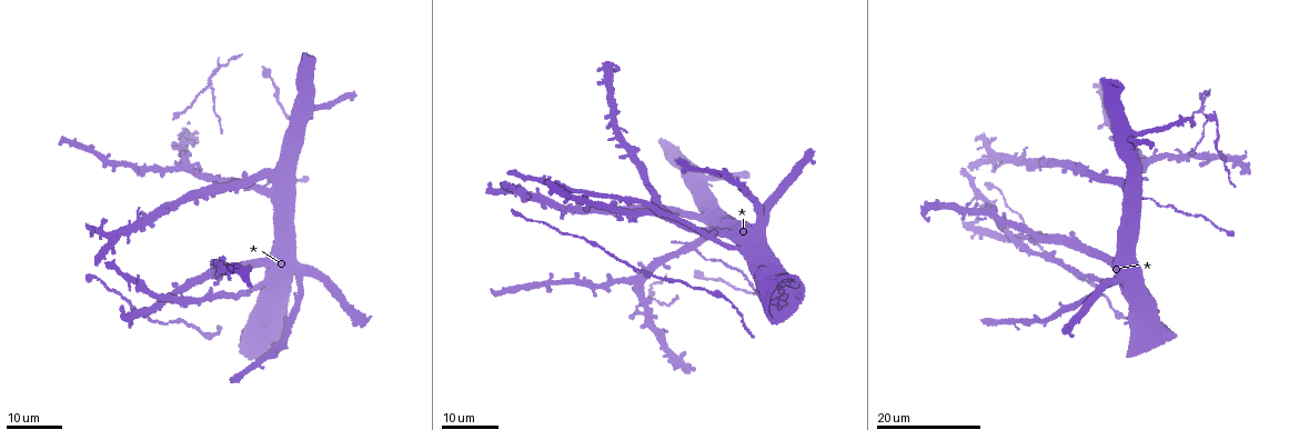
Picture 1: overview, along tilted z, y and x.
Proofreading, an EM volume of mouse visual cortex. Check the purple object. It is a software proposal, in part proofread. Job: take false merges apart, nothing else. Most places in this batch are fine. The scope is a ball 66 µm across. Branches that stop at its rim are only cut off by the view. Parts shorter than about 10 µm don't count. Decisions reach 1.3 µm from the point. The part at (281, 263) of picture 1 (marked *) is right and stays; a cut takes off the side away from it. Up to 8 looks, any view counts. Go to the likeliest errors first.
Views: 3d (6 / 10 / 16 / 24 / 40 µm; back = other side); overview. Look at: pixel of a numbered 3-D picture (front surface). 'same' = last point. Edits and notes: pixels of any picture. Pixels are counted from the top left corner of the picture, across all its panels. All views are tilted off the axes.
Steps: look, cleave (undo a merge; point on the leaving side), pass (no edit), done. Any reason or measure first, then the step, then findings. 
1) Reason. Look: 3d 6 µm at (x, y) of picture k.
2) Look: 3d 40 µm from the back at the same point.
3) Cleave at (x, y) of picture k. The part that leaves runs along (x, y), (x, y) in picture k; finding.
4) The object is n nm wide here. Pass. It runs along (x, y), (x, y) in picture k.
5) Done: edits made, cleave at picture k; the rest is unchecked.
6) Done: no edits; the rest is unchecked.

Look: 3d 24 µm at (694, 251) of picture 1.

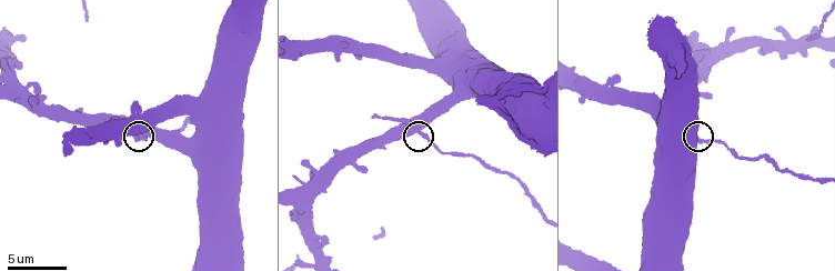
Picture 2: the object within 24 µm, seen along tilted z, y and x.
Look: 3d 10 µm at (419, 133) of picture 2.

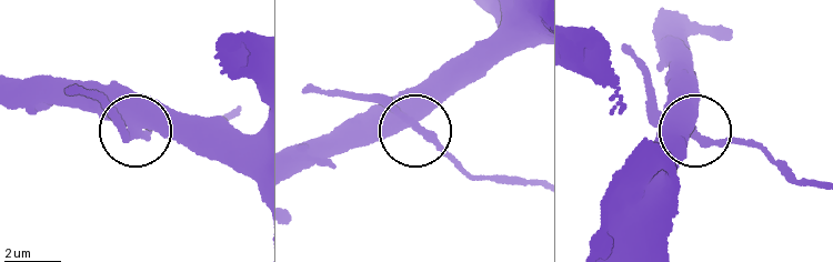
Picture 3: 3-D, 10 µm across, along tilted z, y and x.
The object is 400 nm wide here. Cleave at (440, 148) of picture 3. The part that leaves runs along (408, 121), (478, 177), (534, 181) in picture 3; two neurons meet here.

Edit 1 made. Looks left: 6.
Three-way junction. Look: 3d 24 µm at (176, 301) of picture 1.

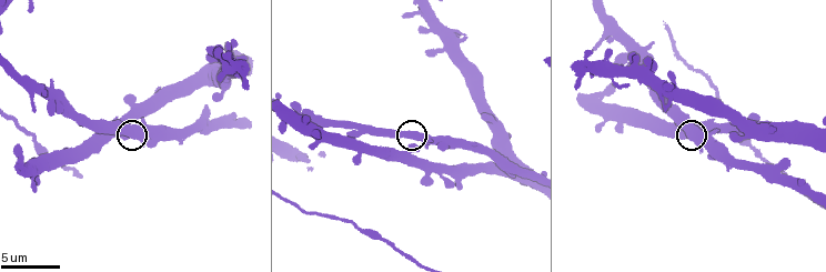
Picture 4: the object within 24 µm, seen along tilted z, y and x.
Look: 3d 6 µm at (415, 136) of picture 4.

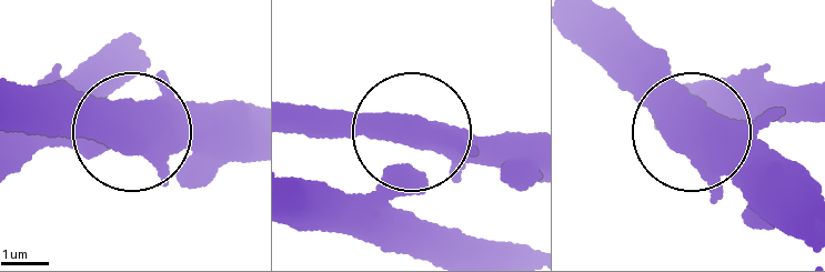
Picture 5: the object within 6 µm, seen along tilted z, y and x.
3 arms meet here. Pass. All the same neuron.

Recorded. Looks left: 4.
Look: 3d 6 µm at (201, 73) of picture 4.

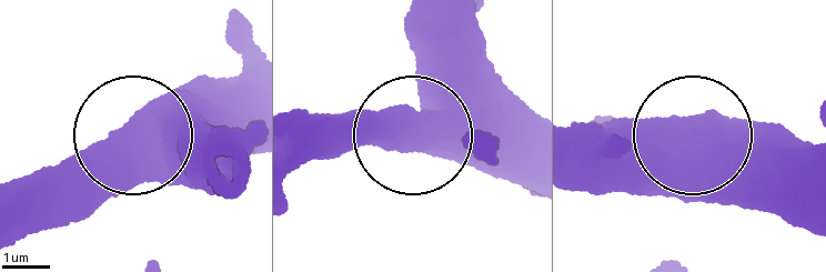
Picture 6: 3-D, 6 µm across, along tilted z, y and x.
From behind. Look: 3d 6 µm from the back at (141, 129) of picture 6.

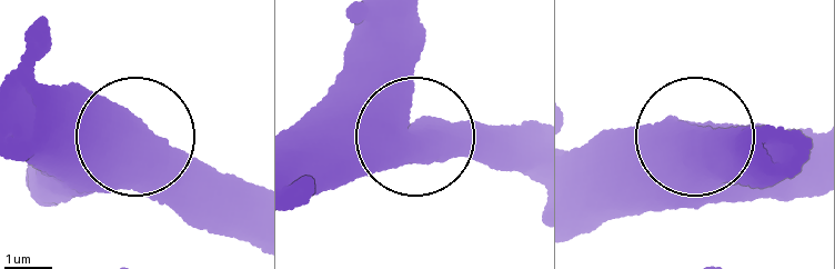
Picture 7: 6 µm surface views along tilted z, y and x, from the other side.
The object is 610 nm wide here. Pass. All the same neuron.

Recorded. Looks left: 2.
Done: edits made, cleave at picture 3; the rest is unchecked.

